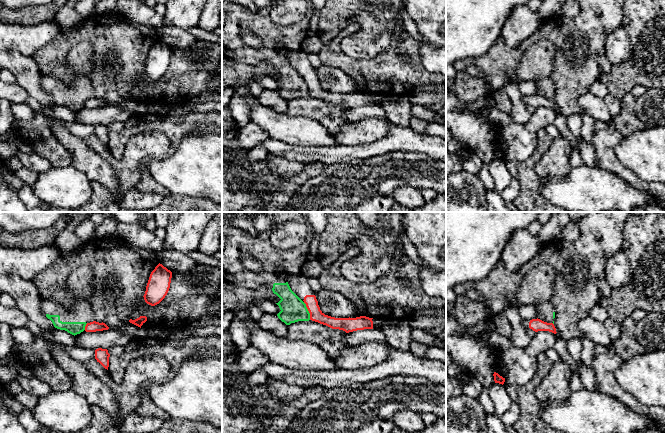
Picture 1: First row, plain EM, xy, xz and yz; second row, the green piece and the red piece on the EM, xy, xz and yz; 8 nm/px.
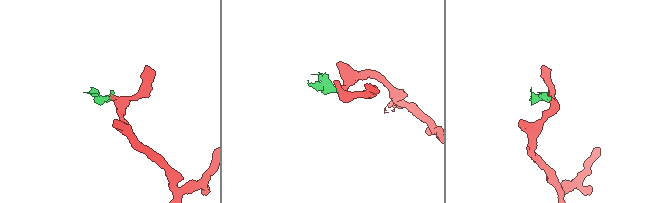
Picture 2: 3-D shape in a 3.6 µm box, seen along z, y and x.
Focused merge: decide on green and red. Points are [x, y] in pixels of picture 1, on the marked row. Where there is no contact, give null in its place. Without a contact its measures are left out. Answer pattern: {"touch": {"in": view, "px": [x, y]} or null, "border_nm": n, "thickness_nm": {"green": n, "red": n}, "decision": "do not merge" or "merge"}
{"touch": {"in": "xz", "px": [308, 311]}, "border_nm": 160, "thickness_nm": {"green": 200, "red": 100}, "decision": "do not merge"}

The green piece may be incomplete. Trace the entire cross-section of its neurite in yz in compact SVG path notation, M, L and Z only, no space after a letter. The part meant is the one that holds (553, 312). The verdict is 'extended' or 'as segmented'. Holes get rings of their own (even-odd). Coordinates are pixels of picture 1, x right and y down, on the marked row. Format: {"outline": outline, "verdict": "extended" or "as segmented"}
{"outline": "M550 301L538 303L535 305L537 310L538 319L547 322L553 323L555 318L554 307Z", "verdict": "extended"}

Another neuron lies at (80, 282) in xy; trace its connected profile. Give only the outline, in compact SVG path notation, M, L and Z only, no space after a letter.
M87 265L78 266L67 280L67 289L77 299L88 299L93 291L93 271Z

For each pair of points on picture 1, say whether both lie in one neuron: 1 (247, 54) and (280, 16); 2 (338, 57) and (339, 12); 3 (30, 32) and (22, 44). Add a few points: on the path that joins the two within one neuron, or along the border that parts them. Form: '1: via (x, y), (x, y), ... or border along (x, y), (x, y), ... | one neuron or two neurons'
1: border along (269, 10), (269, 16), (278, 24), (298, 22) | two neurons
2: border along (339, 31), (329, 43), (324, 45) | two neurons
3: via (30, 35), (25, 41) | one neuron

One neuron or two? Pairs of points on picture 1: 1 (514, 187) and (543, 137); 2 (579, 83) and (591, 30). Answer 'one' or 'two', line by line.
1: two
2: one

